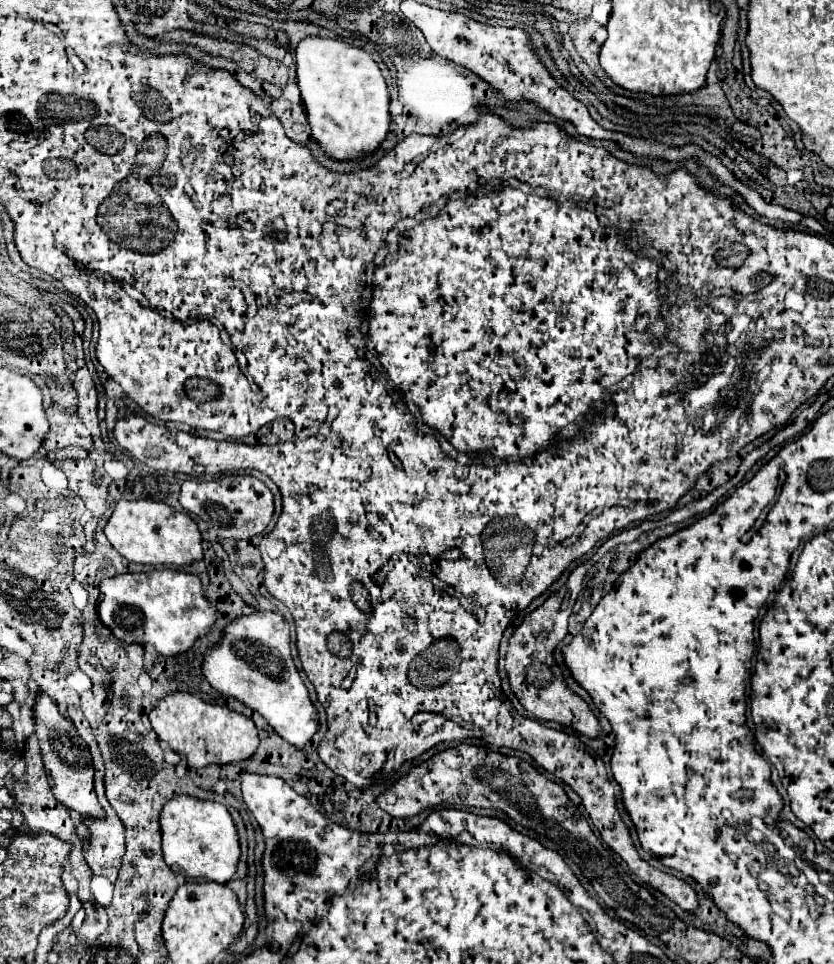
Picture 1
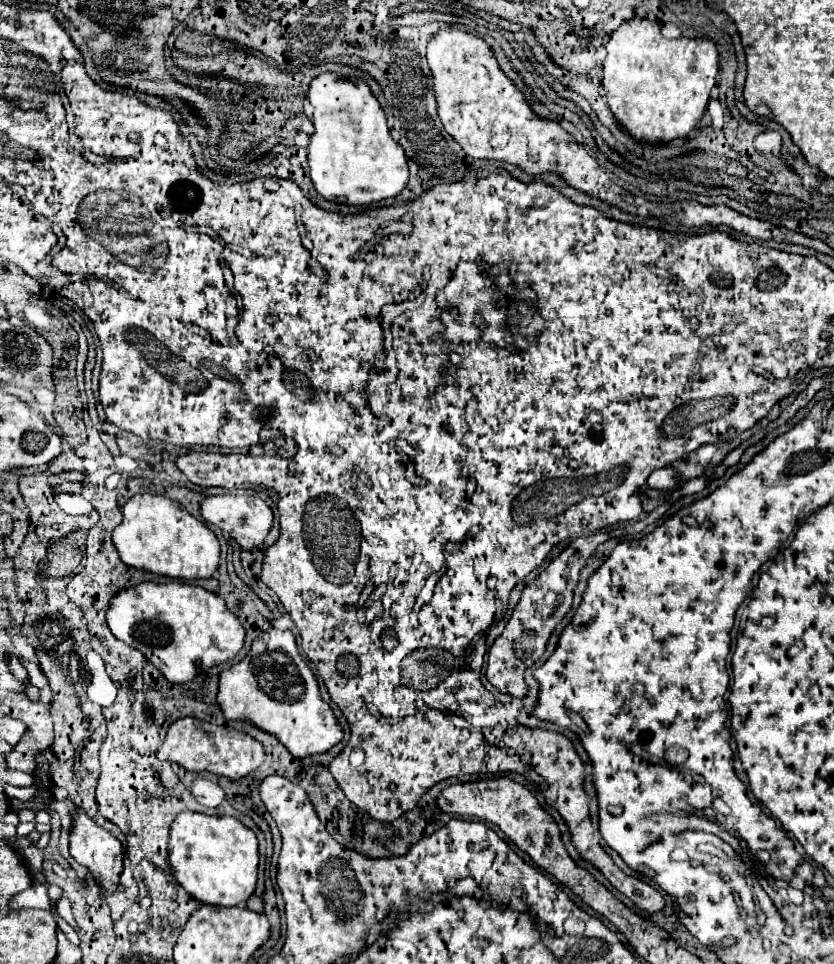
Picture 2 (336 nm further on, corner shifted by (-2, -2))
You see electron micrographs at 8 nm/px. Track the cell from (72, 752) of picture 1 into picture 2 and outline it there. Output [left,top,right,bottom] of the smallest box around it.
[70,810,124,892]

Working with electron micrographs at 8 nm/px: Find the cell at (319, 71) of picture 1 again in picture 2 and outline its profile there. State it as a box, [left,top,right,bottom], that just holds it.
[308,72,408,206]

